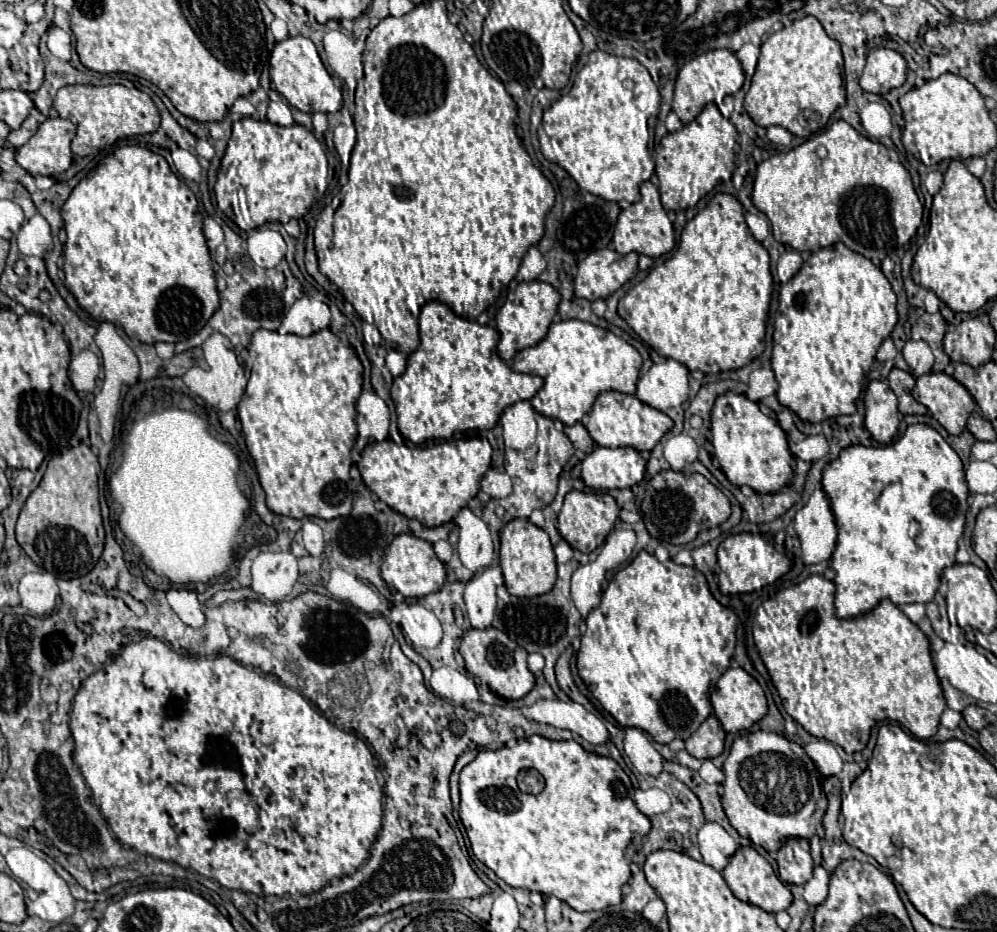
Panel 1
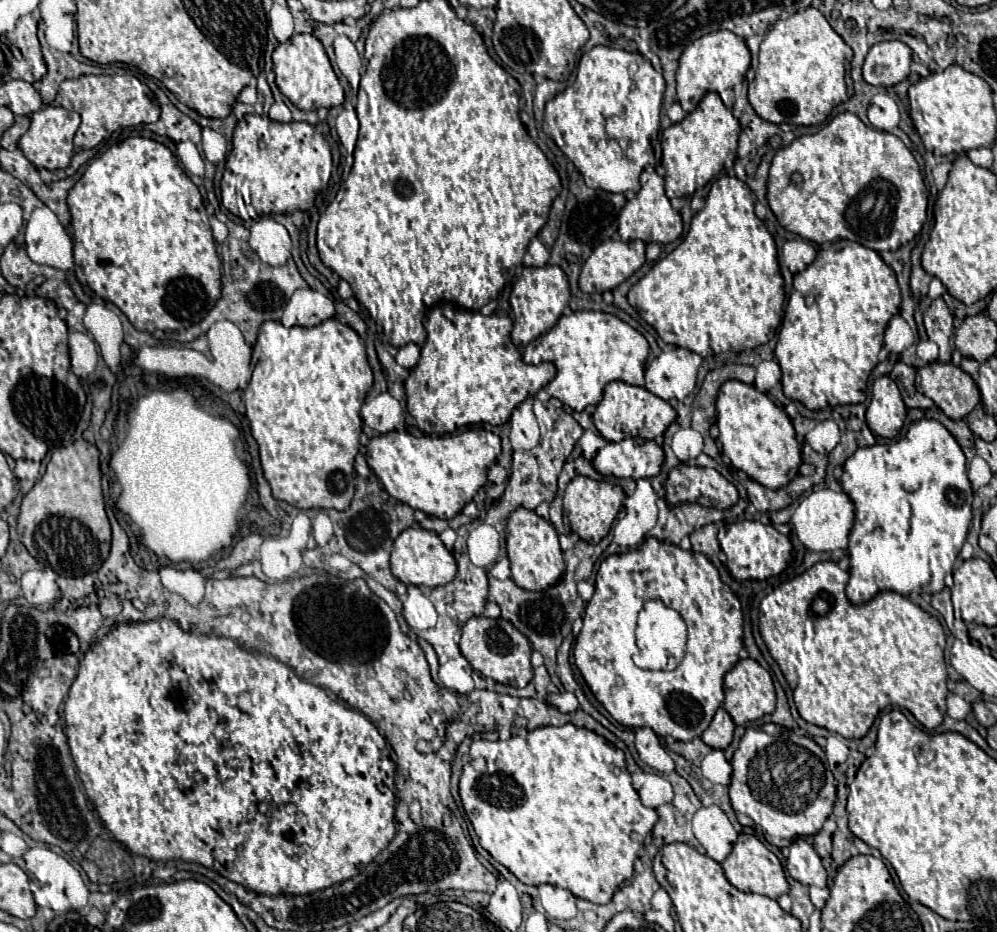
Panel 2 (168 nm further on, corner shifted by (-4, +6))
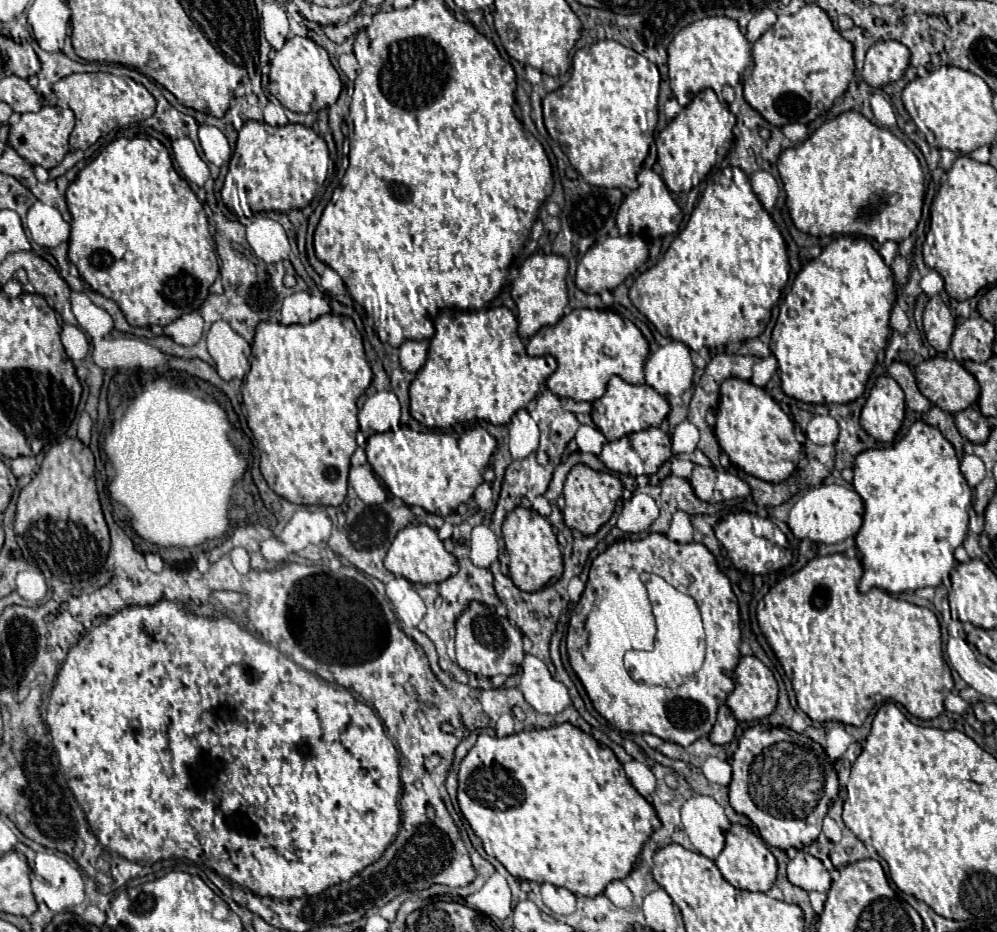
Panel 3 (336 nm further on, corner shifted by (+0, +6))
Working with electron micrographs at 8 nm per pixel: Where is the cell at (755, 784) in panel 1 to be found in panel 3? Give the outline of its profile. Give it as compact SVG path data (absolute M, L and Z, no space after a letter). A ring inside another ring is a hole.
M754 726L742 732L738 750L734 752L730 764L732 764L732 782L728 786L730 804L738 814L750 818L750 822L758 828L760 836L768 846L780 850L804 848L818 838L822 830L822 818L830 810L832 800L836 800L838 796L838 778L834 766L820 744L806 738L804 734L796 736L796 732L788 728Z

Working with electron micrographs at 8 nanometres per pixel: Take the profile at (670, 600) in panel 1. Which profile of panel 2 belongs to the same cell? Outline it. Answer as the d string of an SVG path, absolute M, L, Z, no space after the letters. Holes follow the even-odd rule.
M646 538L636 550L630 550L630 552L624 552L624 554L612 554L608 558L604 558L604 562L600 564L598 568L598 574L596 574L596 592L594 596L588 600L586 604L586 610L584 610L584 626L576 638L576 644L574 644L574 662L578 666L578 670L582 672L586 684L590 686L592 694L596 696L596 700L610 712L610 716L622 724L622 726L628 726L628 728L652 728L658 736L672 736L674 740L682 740L682 742L690 742L694 738L700 738L702 732L710 726L712 718L714 718L714 712L720 708L720 704L724 702L724 676L726 672L730 672L736 662L740 660L740 650L742 650L742 608L740 608L740 600L736 598L736 594L730 590L730 586L726 586L722 580L720 580L720 574L716 570L716 566L700 552L692 552L692 550L682 550L680 546L676 544L670 544L670 542L662 542L658 538ZM646 598L660 598L666 606L678 610L682 614L682 618L686 620L688 624L688 644L686 644L686 656L682 660L682 664L674 670L674 672L652 672L652 670L642 670L638 668L634 662L632 662L632 657L640 653L640 649L636 643L636 632L638 612L642 610L644 606L644 600Z

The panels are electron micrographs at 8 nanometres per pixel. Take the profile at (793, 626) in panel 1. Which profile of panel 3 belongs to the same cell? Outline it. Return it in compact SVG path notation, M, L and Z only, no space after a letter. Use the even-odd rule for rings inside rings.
M830 554L830 556L822 556L822 558L814 558L810 560L802 570L794 572L792 576L784 578L782 582L778 582L758 604L758 612L756 612L756 618L758 618L758 624L760 624L760 630L762 634L766 636L770 648L774 650L776 658L780 660L786 676L790 678L792 682L792 688L796 692L796 700L798 700L798 706L802 708L802 712L808 714L808 718L812 722L842 722L842 724L850 724L850 726L862 726L864 720L868 718L868 714L872 712L872 708L876 704L882 704L884 700L894 700L894 702L900 702L912 716L916 718L922 718L922 720L932 720L936 718L942 710L944 710L944 696L946 692L950 692L954 688L954 682L952 682L952 676L950 676L950 668L946 666L944 662L944 656L942 656L942 640L940 640L940 624L938 624L938 618L934 616L934 612L930 612L928 608L920 608L920 606L914 606L910 602L904 602L904 600L898 600L898 598L892 598L888 592L884 590L876 590L872 588L870 592L866 594L860 594L858 592L858 580L862 576L862 568L860 568L860 560L858 558L846 558L844 554Z

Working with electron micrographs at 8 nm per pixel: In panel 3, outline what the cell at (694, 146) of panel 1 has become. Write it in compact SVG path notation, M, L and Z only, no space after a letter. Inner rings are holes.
M706 88L704 92L696 94L692 104L688 104L660 134L656 140L658 146L658 164L662 168L662 180L666 182L668 190L678 192L690 192L692 188L692 176L698 172L702 178L726 158L730 146L734 144L732 128L736 124L736 118L730 118L728 106L722 106L716 94Z

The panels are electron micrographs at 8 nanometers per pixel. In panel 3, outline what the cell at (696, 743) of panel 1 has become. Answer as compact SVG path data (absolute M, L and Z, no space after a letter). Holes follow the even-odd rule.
M720 706L718 708L718 720L716 720L716 724L708 736L710 742L724 746L734 738L734 732L736 732L736 718L732 716L728 706Z

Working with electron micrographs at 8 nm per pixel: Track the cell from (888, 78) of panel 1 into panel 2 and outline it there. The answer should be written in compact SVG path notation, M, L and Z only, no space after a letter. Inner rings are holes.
M898 40L878 42L870 48L864 60L864 80L872 86L890 88L908 78L912 64L912 50Z

